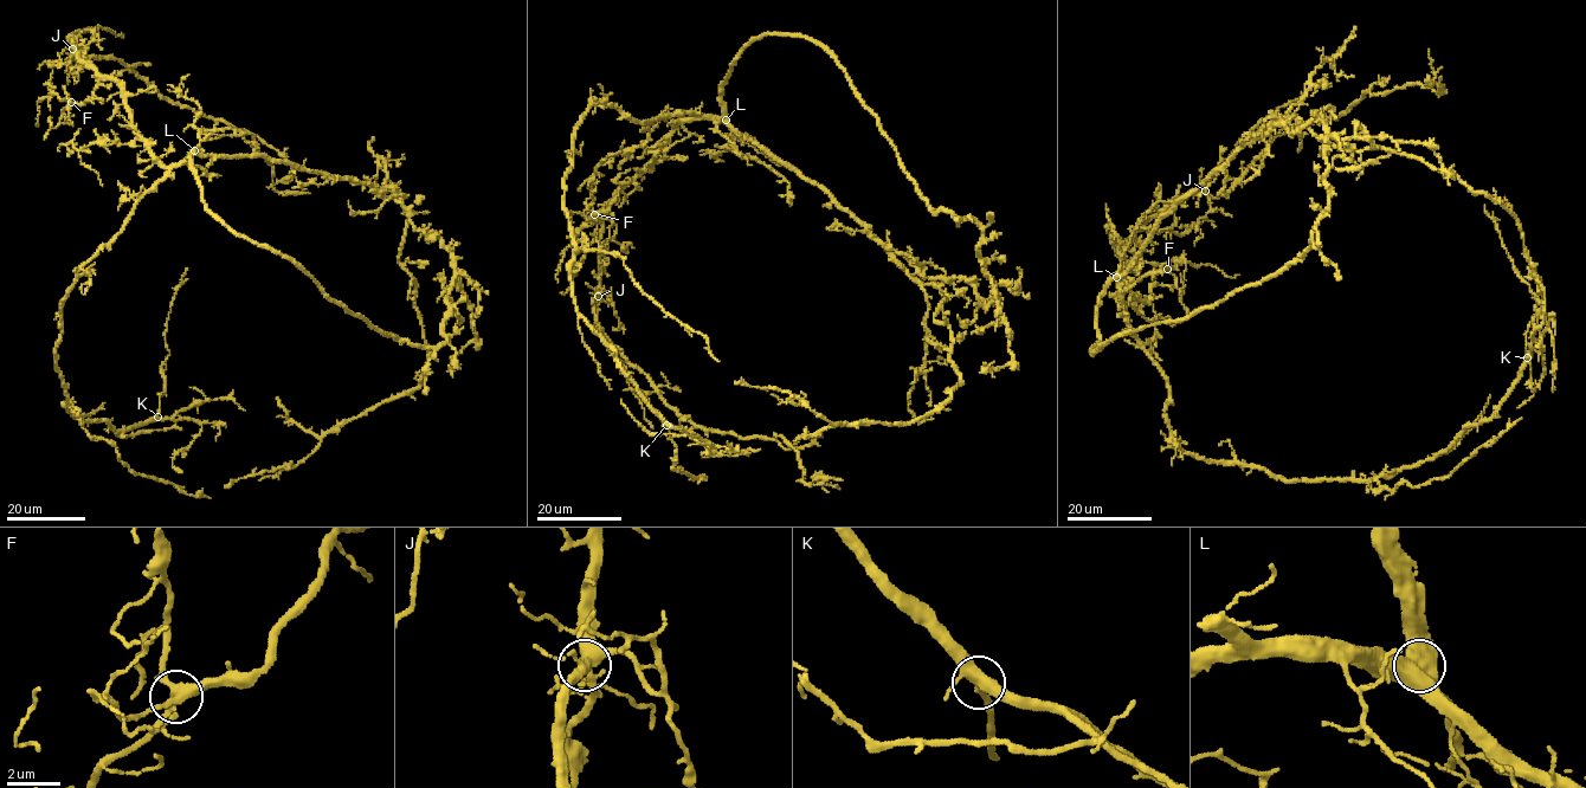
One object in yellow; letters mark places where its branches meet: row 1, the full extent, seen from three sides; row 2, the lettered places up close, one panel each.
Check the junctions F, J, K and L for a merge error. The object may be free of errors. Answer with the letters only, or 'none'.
none

